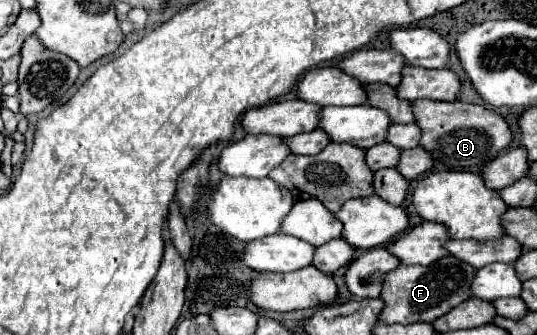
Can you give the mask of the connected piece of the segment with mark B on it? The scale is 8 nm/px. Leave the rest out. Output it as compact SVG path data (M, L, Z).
M418 99L412 103L416 125L422 127L422 147L426 151L432 151L434 155L434 167L432 171L480 171L482 165L496 159L500 151L504 151L514 135L506 123L506 119L486 109L484 105L474 103L462 103L462 101L430 101L430 99Z

